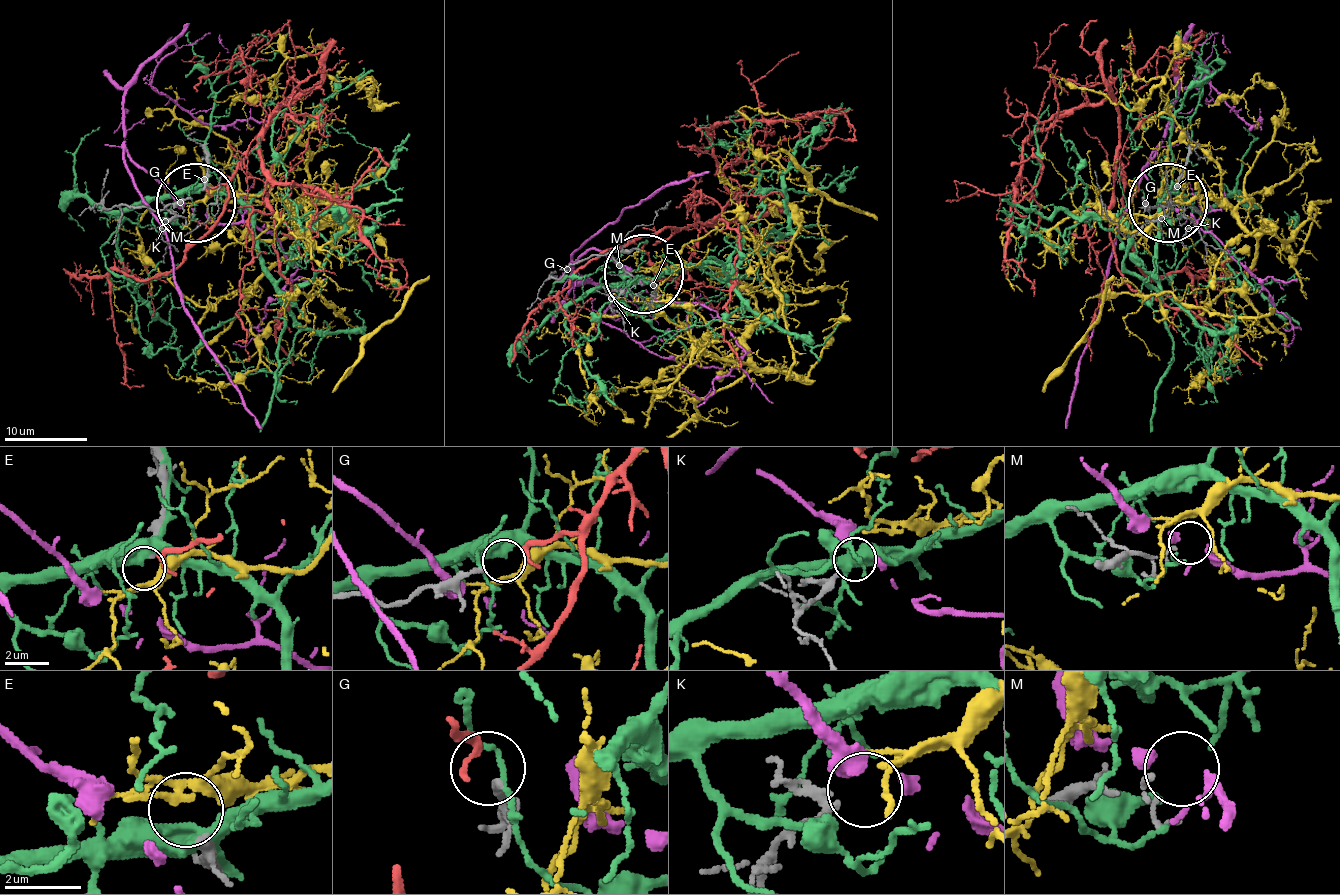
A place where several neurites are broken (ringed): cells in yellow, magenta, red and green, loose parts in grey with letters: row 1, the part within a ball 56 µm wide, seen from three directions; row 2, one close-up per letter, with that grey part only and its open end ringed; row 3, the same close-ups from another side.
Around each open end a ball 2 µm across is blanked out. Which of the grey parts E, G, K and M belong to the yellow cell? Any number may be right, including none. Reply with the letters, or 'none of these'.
none of these

